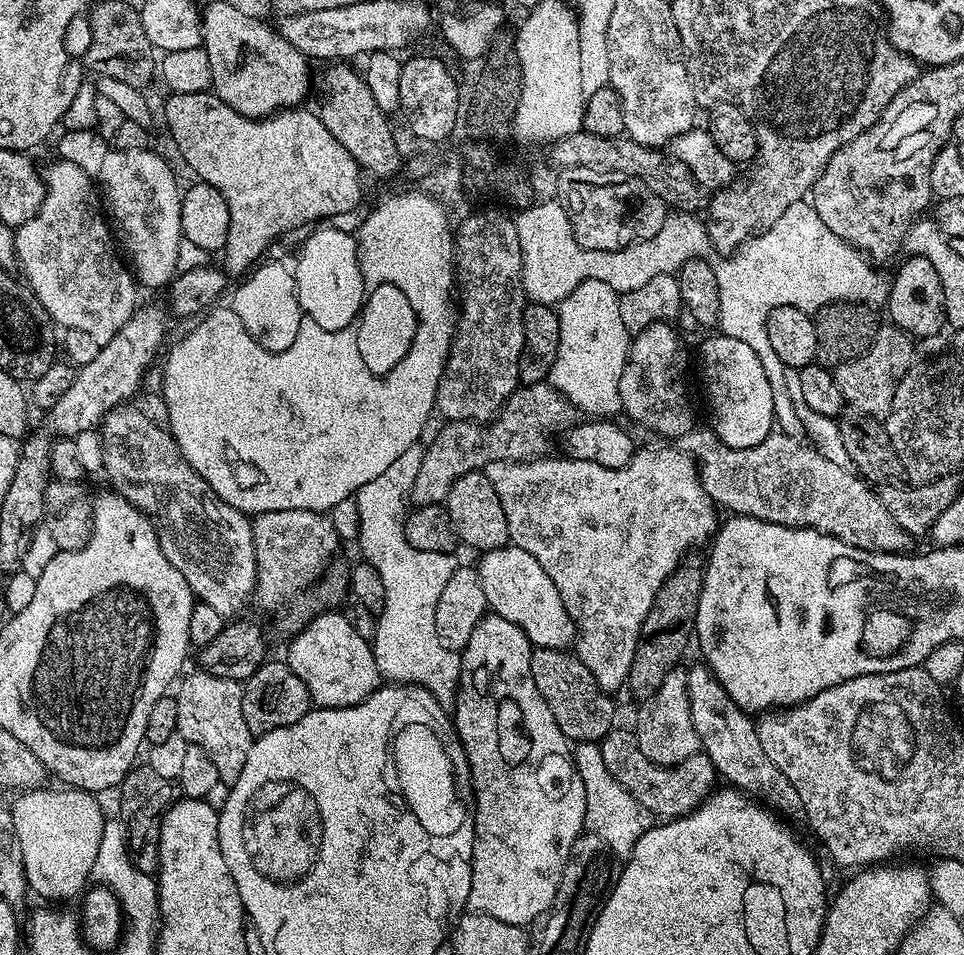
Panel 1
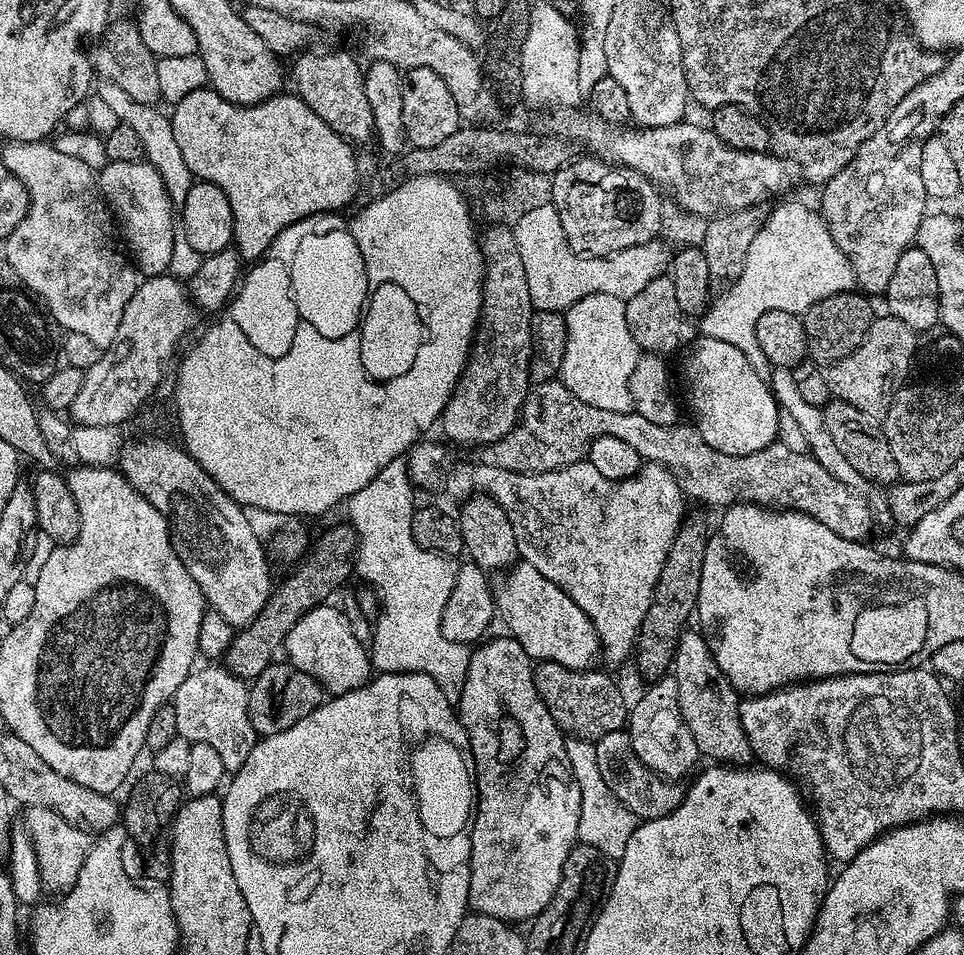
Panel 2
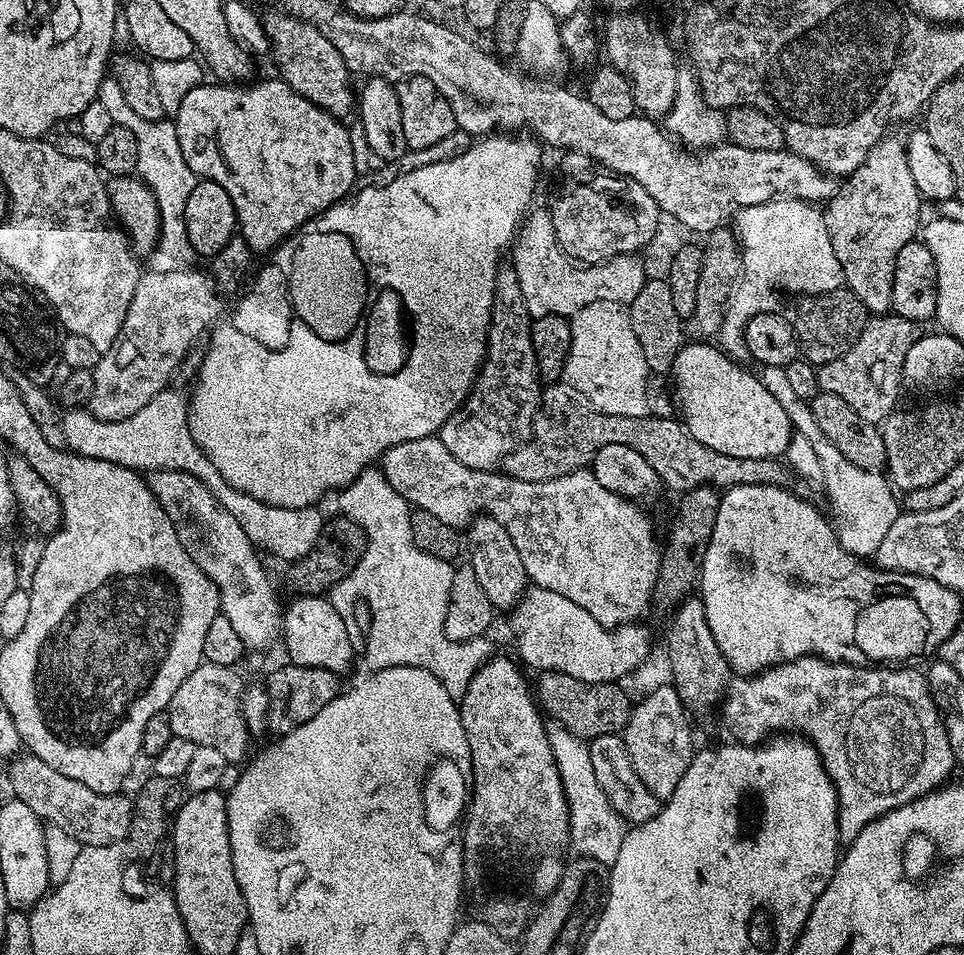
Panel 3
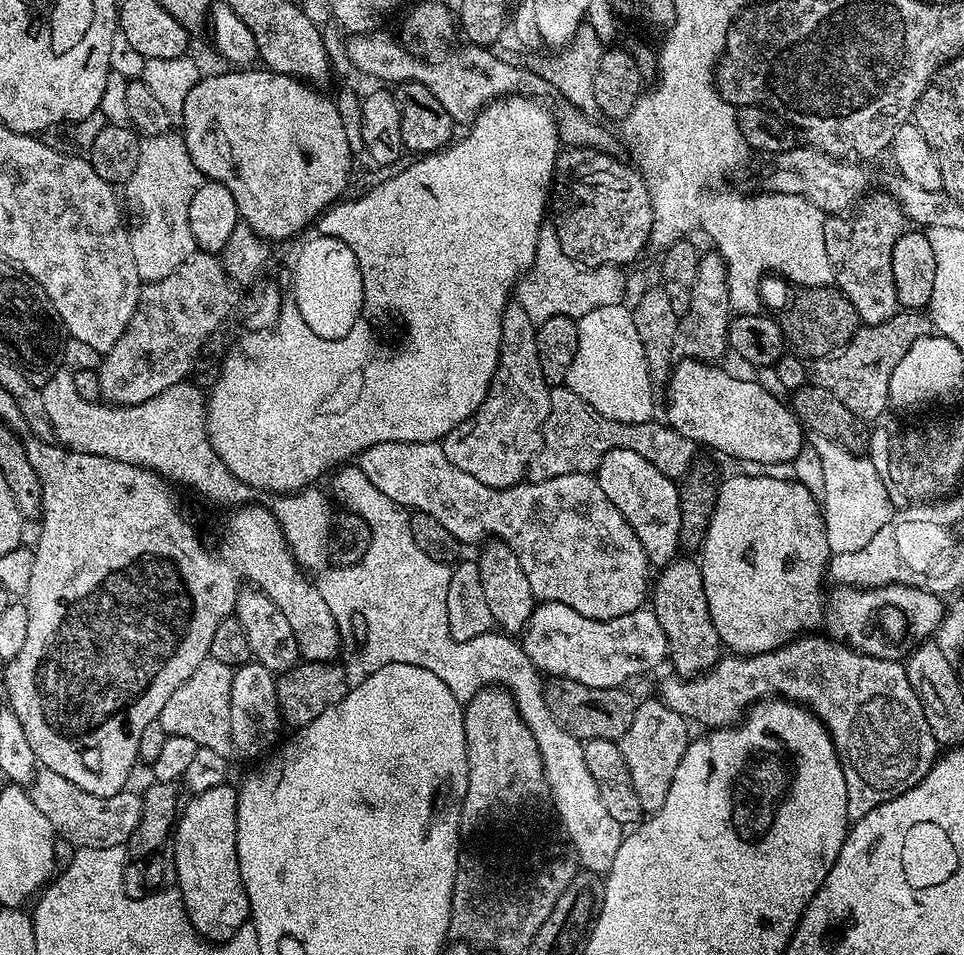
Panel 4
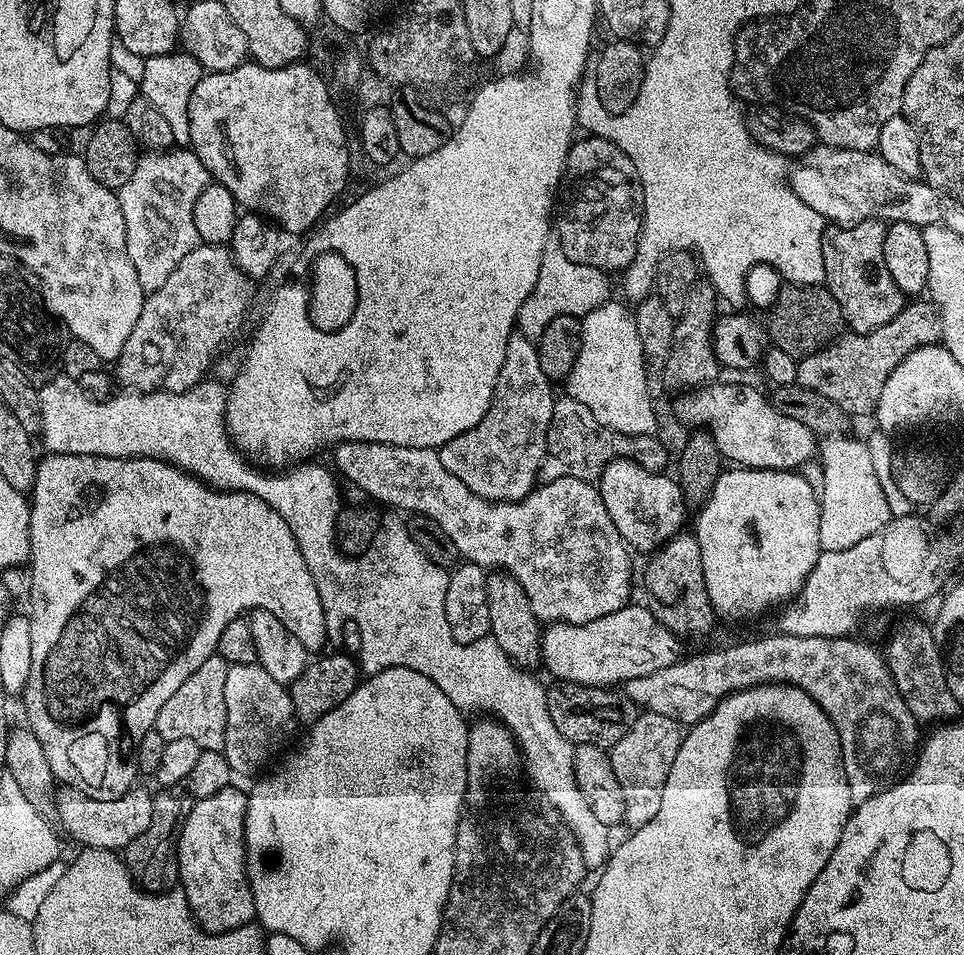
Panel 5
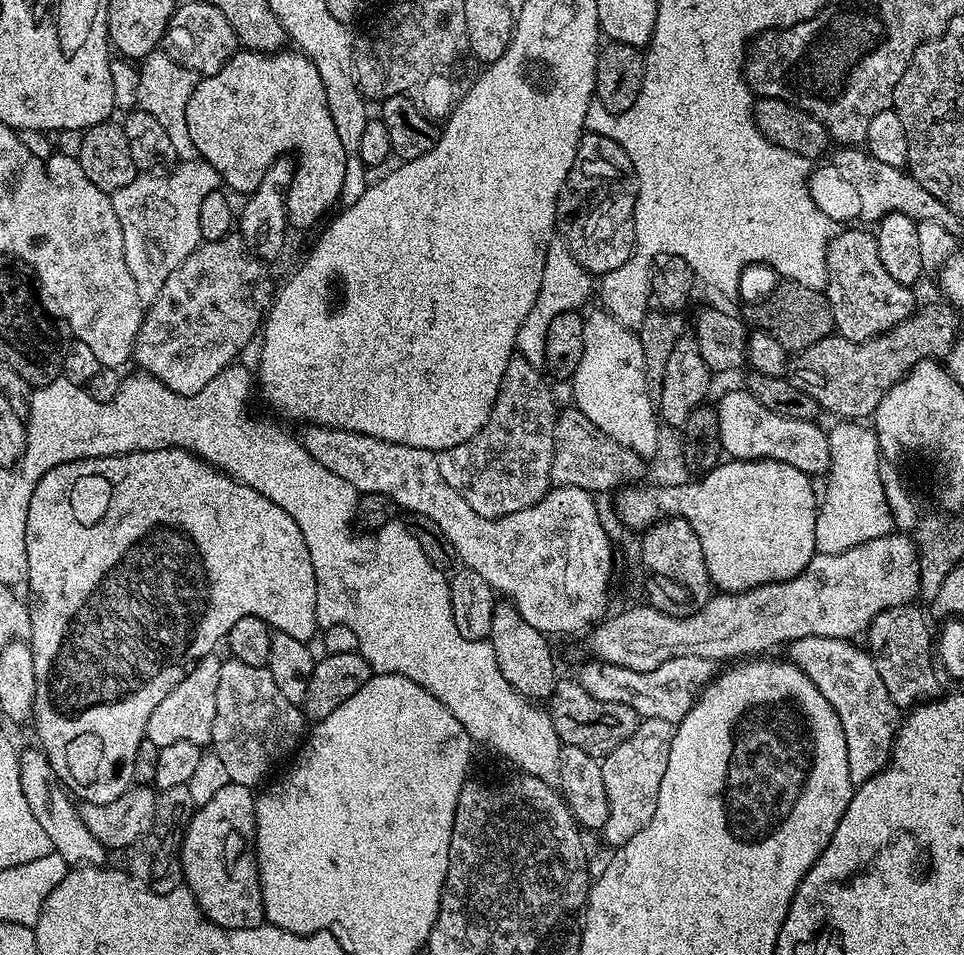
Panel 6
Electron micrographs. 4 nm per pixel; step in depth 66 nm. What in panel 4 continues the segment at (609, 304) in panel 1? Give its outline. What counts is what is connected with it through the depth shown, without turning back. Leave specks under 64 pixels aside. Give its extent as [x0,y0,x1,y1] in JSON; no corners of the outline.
[566,302,654,424]

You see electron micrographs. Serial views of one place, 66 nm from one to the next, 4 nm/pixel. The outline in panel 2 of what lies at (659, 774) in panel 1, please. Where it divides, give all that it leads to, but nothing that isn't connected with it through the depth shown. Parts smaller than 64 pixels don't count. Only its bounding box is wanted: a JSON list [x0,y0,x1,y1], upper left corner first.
[595,731,685,821]

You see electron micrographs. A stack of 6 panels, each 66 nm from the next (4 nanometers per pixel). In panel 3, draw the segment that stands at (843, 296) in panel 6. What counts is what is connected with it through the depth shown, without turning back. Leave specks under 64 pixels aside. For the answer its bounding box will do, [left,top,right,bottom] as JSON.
[822,135,922,314]

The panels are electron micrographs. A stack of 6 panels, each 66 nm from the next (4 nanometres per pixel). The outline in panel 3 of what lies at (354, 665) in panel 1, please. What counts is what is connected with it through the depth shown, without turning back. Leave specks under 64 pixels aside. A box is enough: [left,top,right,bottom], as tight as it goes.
[283,595,353,674]

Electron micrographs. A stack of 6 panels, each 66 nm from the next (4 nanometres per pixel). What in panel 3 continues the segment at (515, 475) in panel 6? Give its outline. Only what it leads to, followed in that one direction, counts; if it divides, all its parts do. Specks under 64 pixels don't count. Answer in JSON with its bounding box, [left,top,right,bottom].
[438,266,542,472]

